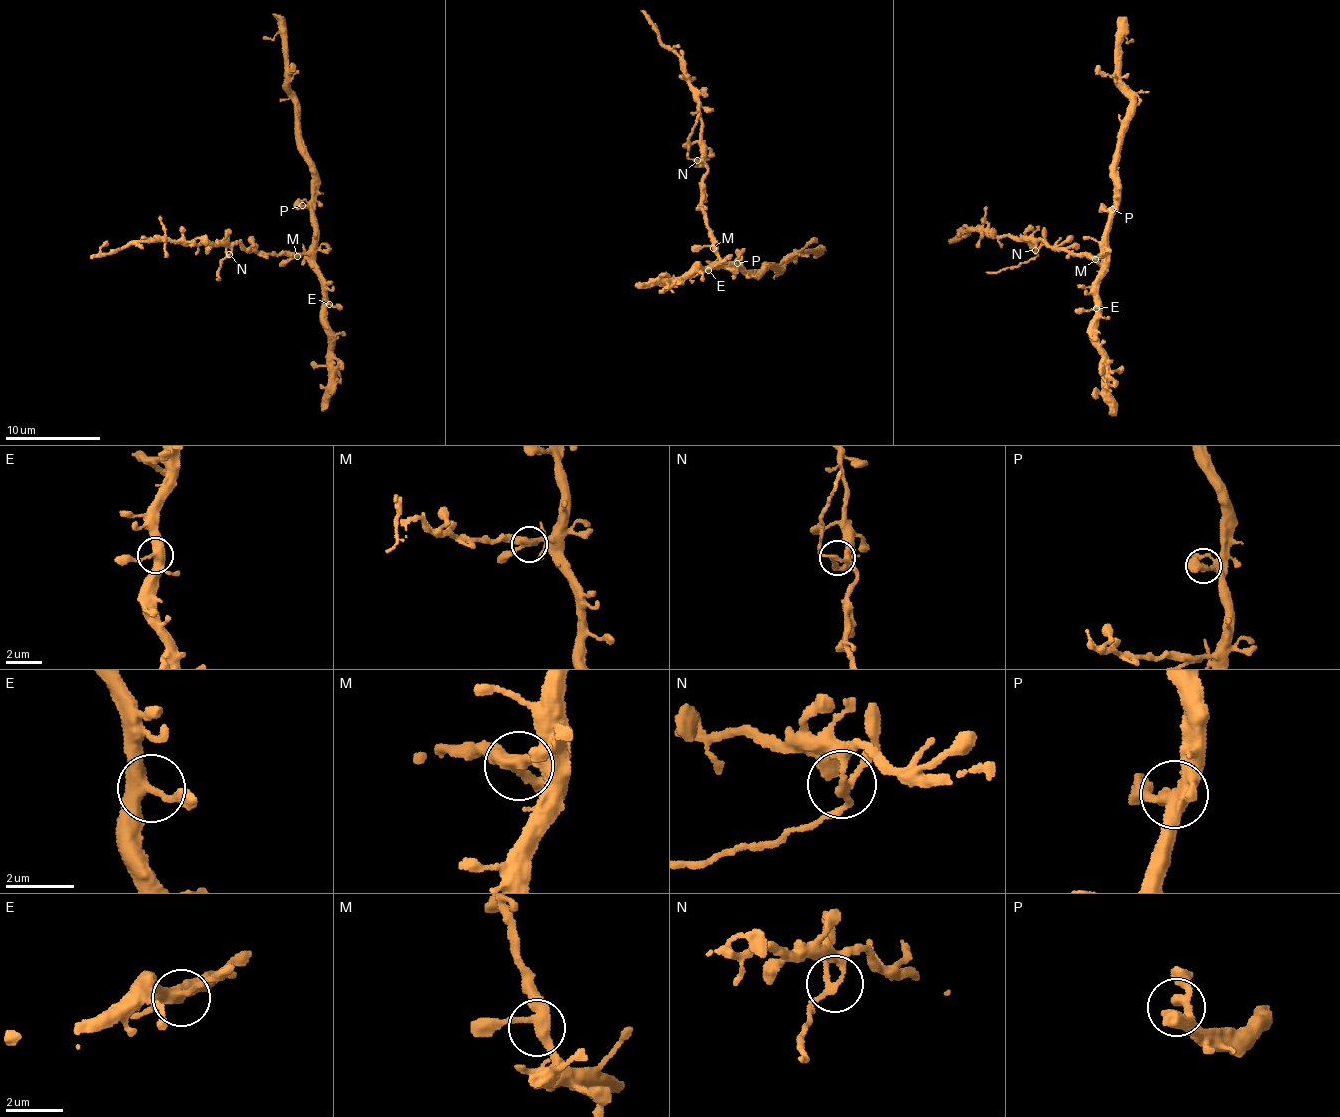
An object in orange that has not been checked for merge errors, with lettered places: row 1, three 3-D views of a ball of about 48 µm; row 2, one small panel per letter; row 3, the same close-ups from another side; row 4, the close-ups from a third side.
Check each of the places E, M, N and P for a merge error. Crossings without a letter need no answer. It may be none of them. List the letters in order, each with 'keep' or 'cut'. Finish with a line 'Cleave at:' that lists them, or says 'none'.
E: keep
M: keep
N: cut
P: keep
Cleave at: N

